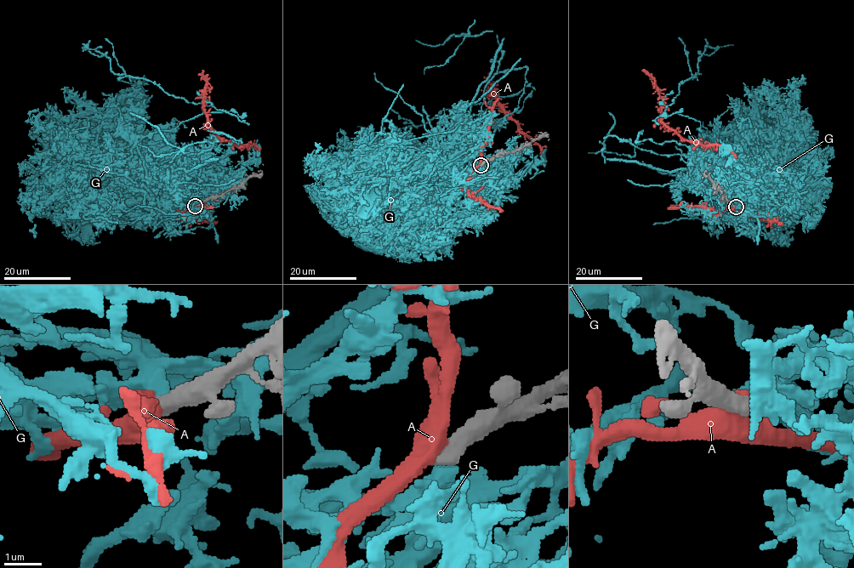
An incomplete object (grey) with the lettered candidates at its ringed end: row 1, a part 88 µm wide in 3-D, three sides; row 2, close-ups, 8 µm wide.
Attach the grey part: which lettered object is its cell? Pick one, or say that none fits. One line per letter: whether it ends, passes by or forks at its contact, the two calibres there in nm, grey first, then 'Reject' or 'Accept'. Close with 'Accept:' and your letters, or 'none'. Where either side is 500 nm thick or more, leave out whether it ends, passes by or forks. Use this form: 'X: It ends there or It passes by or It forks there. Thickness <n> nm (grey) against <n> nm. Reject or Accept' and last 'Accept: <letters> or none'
A: Thickness 550 nm (grey) against 550 nm. Reject
G: Thickness 500 nm (grey) against 400 nm. Reject
Accept: none

